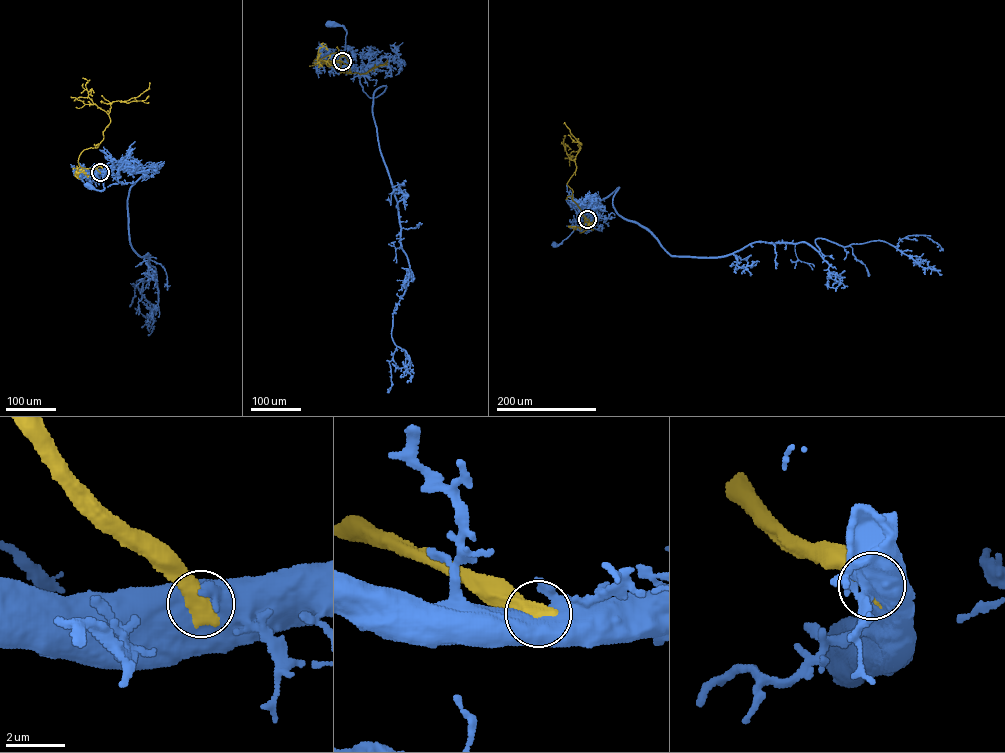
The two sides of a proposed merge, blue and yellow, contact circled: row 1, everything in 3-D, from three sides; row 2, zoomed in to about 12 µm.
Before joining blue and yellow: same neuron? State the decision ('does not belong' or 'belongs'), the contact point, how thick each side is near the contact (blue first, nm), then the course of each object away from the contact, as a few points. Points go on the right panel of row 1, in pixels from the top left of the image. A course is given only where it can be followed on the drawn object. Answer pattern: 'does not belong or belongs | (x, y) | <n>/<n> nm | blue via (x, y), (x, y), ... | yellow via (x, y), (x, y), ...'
does not belong | (587, 219) | 550/600 nm | blue via (587, 219), (586, 214), (571, 233), (558, 245), (554, 244) | yellow via (588, 219), (573, 200), (567, 183), (576, 169), (581, 144), (563, 123)

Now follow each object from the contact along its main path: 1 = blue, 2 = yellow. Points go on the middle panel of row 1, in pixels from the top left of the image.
1: (342, 61), (350, 62), (345, 51), (346, 30), (342, 26), (330, 23)
2: (342, 61), (319, 60), (332, 53), (342, 55), (343, 51), (349, 71), (362, 74), (387, 60)

